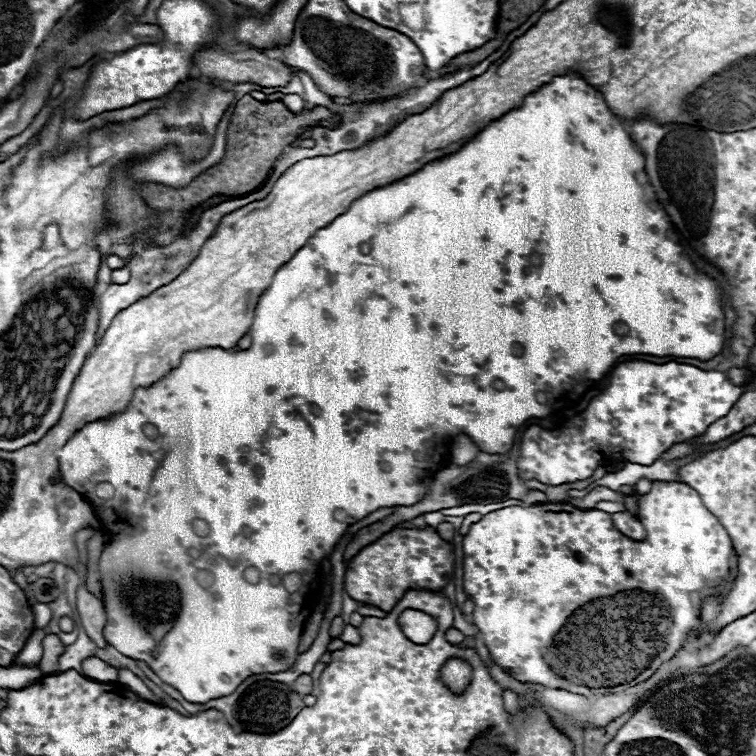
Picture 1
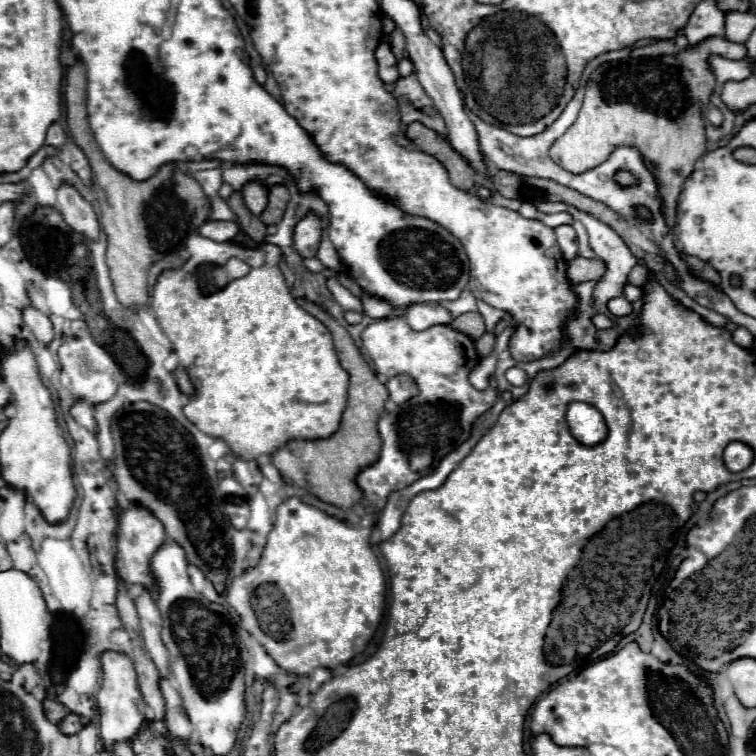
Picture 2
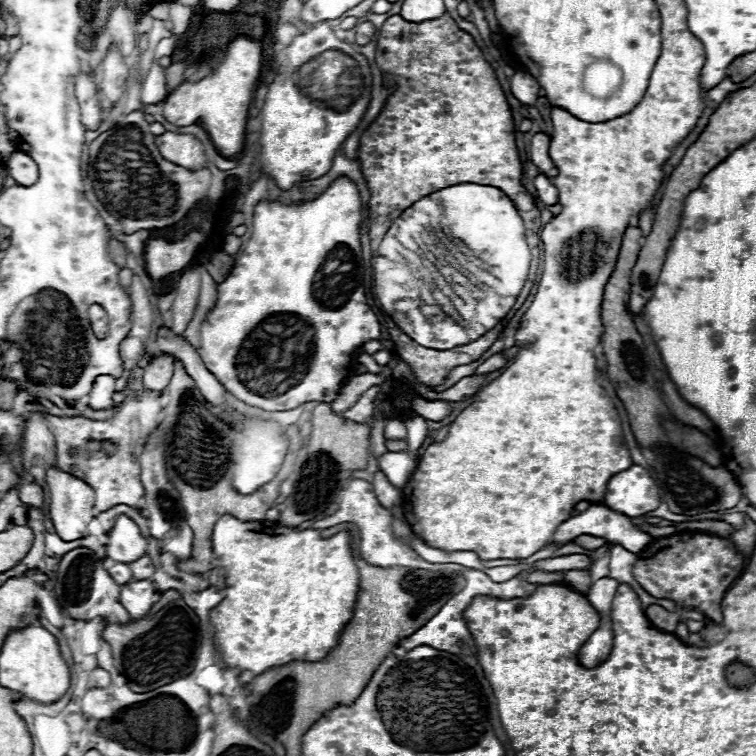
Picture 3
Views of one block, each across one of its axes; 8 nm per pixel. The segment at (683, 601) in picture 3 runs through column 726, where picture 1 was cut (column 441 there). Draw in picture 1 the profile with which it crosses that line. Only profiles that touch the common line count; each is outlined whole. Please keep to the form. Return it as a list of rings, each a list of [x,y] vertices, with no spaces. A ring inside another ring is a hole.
[[[392,528],[352,558],[344,586],[350,598],[390,612],[410,588],[442,590],[452,576],[452,558],[452,546],[442,540],[434,528]]]

